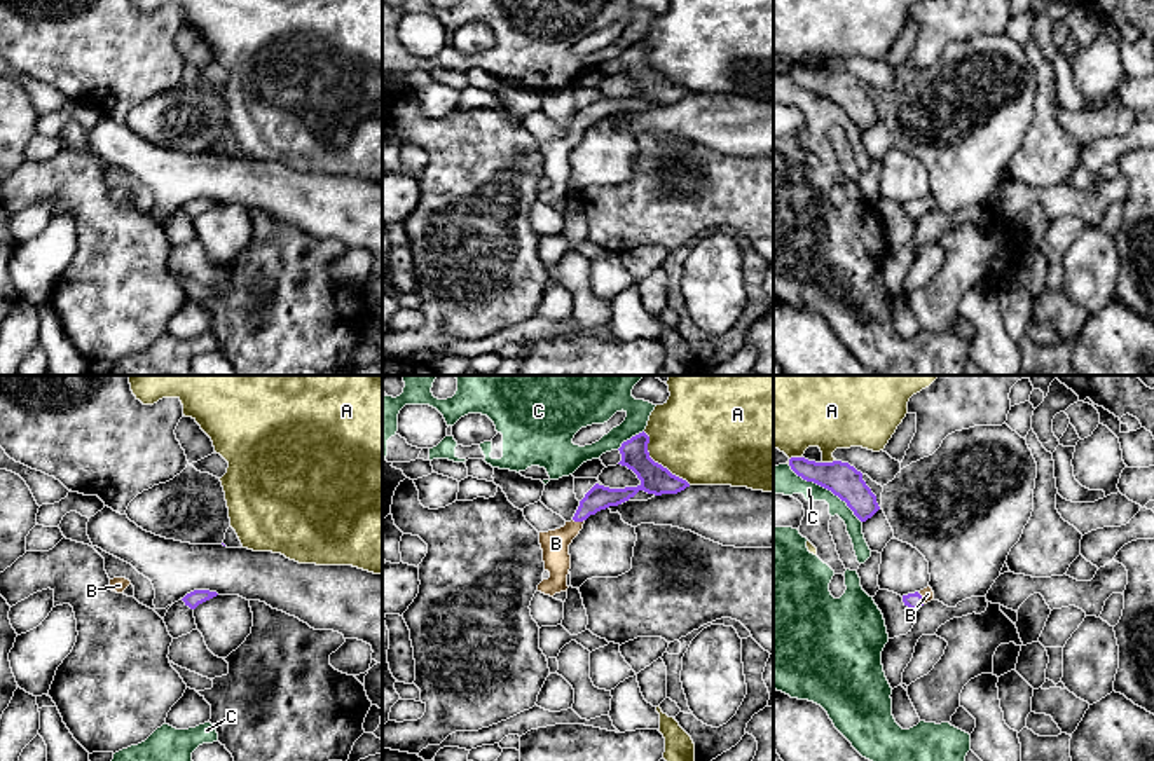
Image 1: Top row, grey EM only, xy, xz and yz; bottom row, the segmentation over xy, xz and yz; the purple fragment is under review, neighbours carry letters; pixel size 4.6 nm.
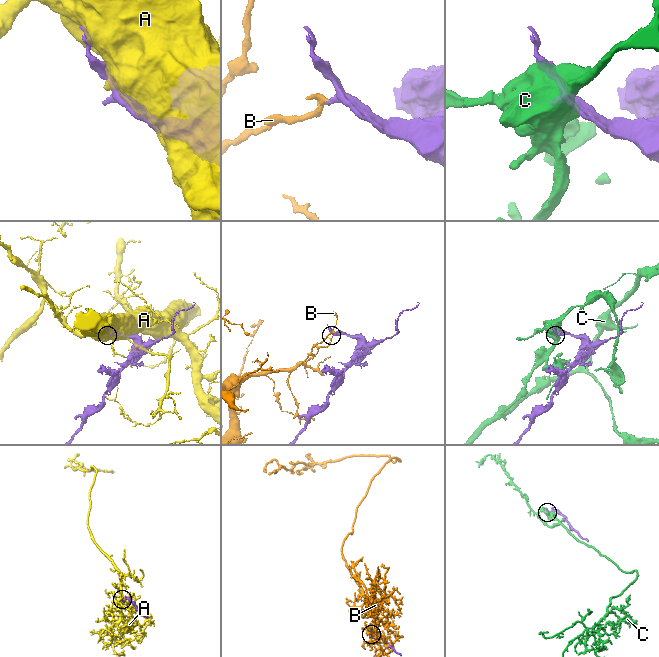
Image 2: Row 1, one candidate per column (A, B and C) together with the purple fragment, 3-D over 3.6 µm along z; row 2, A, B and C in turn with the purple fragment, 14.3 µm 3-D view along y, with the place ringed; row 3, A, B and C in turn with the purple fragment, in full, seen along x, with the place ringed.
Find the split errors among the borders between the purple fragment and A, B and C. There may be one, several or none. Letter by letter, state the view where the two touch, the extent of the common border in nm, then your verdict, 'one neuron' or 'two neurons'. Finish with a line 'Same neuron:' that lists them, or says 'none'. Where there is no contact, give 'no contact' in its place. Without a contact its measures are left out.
A: contact in xz; length 340 nm; two neurons
B: contact in xz; length 60 nm; two neurons
C: contact in yz; length 440 nm; two neurons
Same neuron: none

